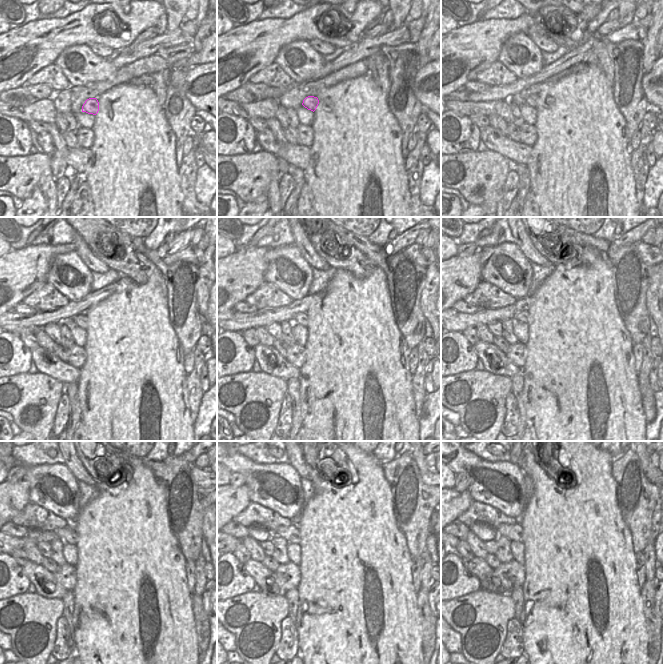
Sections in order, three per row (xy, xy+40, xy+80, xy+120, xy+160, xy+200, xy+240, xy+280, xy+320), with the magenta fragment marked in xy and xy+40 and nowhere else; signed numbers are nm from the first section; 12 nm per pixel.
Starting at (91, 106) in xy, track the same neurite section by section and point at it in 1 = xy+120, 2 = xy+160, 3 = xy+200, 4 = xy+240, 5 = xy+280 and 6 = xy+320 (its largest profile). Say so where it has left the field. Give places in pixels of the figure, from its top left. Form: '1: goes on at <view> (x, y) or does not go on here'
1: goes on at xy+120 (81, 320)
2: goes on at xy+160 (301, 318)
3: goes on at xy+200 (523, 316)
4: goes on at xy+240 (68, 534)
5: goes on at xy+280 (291, 533)
6: goes on at xy+320 (514, 532)

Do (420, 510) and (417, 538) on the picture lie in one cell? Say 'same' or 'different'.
same

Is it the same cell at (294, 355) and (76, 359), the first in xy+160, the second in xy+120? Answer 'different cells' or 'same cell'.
same cell

